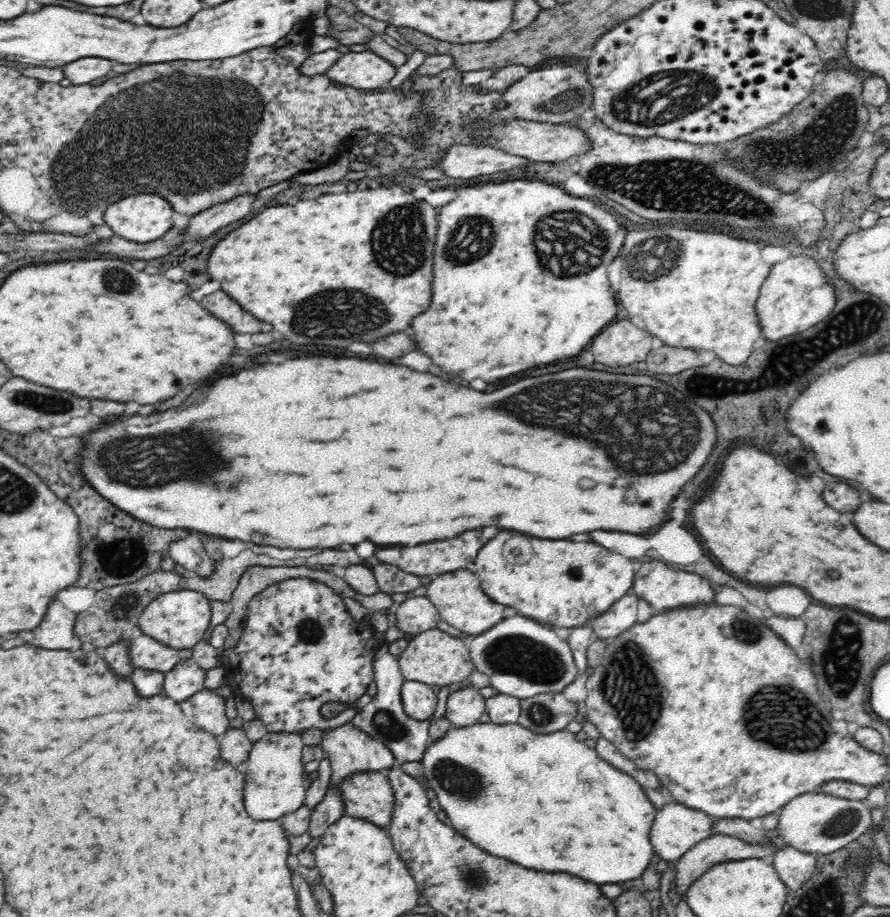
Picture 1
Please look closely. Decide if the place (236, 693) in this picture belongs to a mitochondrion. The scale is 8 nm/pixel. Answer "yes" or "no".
no

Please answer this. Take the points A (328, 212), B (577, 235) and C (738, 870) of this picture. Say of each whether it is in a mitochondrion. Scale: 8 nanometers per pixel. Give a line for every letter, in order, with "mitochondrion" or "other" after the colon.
A: other
B: mitochondrion
C: other

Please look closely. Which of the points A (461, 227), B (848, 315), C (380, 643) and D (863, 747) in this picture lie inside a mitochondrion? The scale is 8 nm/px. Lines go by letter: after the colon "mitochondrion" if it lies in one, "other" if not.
A: mitochondrion
B: other
C: other
D: other

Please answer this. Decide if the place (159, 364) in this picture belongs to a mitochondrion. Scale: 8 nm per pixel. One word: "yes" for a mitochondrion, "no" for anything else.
no

